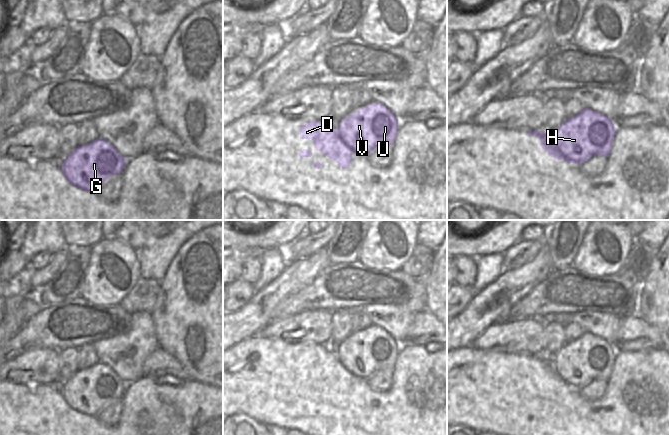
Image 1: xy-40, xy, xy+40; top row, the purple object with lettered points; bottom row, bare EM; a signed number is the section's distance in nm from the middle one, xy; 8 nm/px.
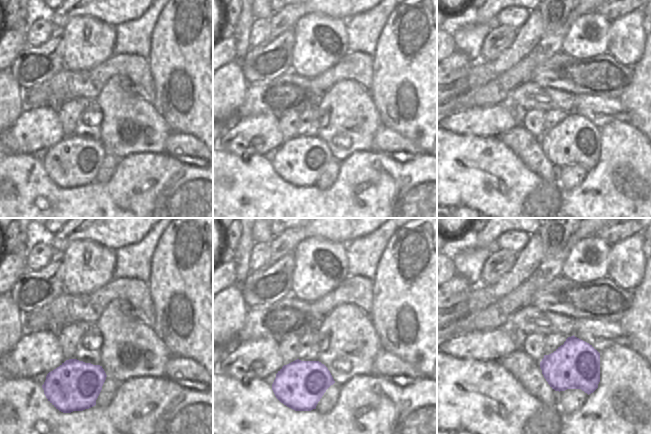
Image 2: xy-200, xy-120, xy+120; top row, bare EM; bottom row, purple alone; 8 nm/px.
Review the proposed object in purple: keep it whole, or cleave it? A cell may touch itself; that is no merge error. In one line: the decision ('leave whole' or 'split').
leave whole

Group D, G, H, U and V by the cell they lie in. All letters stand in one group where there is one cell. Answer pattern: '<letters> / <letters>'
D G H U V

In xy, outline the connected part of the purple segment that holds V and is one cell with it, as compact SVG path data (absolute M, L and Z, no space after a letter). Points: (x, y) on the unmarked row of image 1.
M375 326L347 340L338 352L333 351L328 345L309 345L300 350L300 362L312 363L317 375L333 383L343 393L347 393L353 376L368 379L381 369L393 369L398 353L398 343L392 335Z

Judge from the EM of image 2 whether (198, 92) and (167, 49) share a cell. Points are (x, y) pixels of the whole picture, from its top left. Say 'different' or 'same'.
same

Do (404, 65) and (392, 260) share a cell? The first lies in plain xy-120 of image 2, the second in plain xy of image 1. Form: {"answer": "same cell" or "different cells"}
{"answer": "different cells"}

